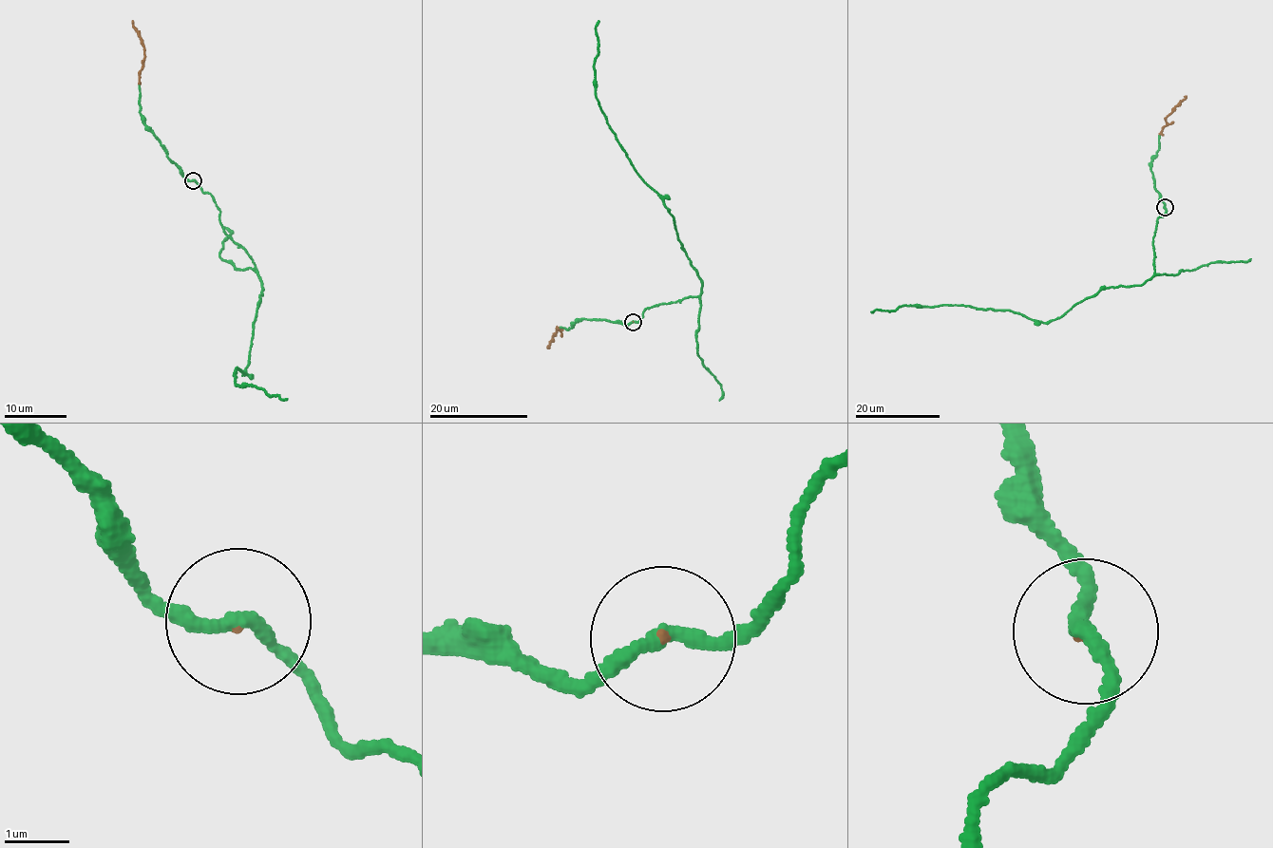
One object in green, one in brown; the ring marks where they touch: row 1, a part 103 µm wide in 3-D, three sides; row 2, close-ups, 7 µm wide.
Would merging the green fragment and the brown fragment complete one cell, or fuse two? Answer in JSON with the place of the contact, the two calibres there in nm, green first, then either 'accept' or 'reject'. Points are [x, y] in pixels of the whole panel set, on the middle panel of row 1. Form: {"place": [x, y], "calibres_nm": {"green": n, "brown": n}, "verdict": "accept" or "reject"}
{"place": [633, 322], "calibres_nm": {"green": 200, "brown": 60}, "verdict": "accept"}

